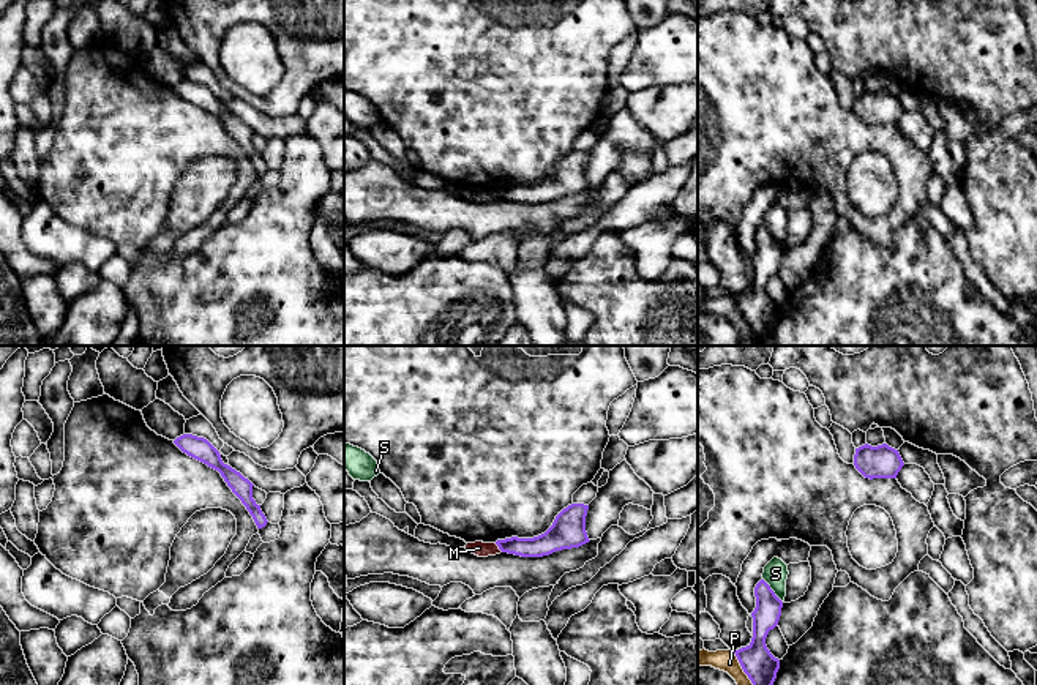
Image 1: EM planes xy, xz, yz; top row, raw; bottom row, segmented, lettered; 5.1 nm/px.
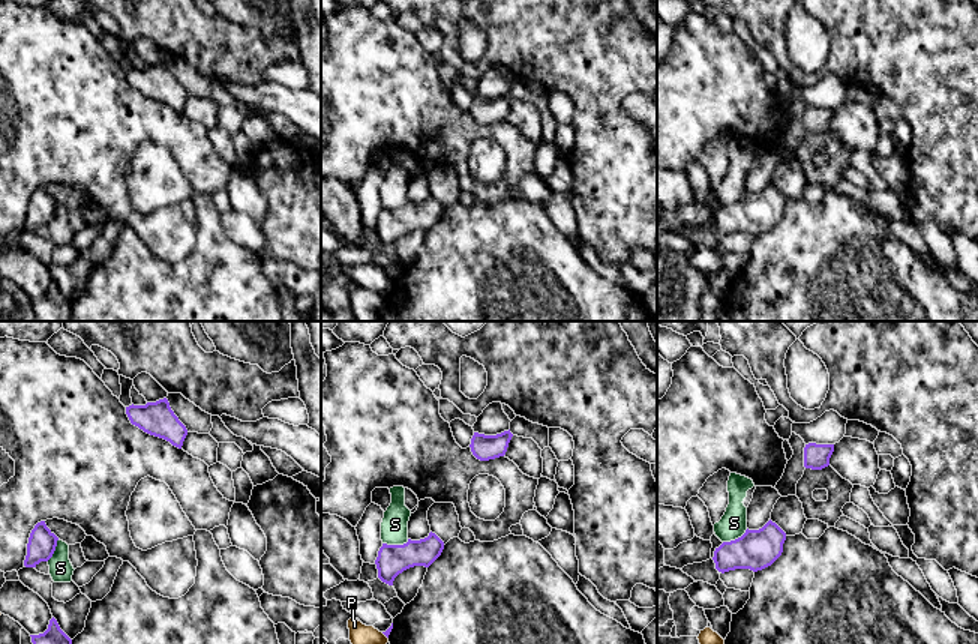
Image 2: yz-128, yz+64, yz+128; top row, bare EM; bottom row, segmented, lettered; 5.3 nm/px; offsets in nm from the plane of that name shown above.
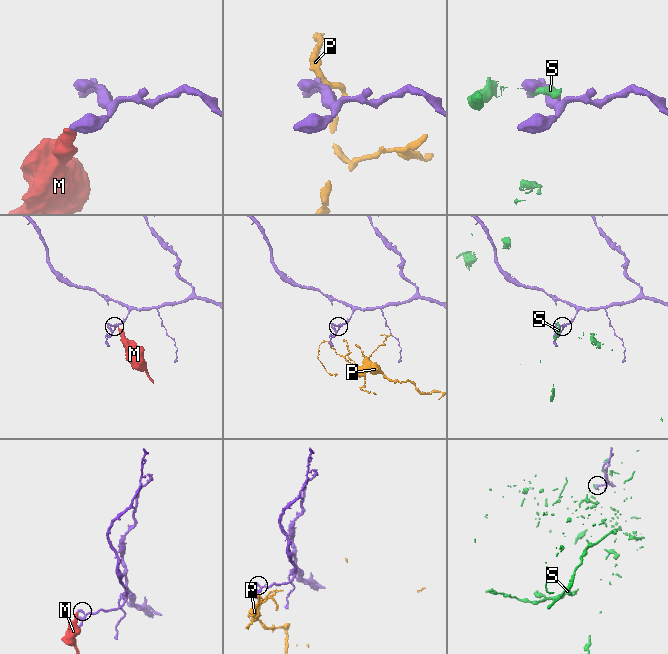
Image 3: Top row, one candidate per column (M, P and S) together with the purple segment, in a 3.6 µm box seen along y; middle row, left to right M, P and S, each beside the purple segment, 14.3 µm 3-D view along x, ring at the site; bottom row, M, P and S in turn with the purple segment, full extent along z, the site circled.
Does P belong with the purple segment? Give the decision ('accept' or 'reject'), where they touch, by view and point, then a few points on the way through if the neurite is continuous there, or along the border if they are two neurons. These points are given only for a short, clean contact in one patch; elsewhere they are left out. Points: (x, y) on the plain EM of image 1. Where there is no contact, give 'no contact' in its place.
reject; meets purple in yz at (744, 318); border along yz (733, 299), (755, 340)

